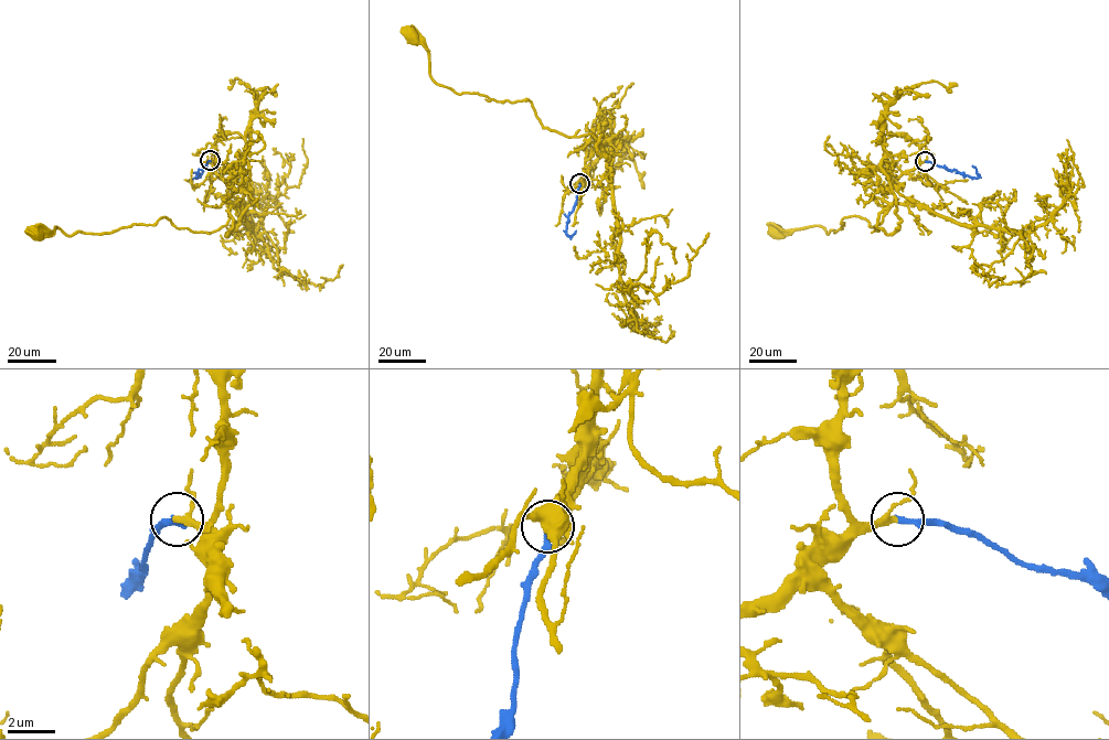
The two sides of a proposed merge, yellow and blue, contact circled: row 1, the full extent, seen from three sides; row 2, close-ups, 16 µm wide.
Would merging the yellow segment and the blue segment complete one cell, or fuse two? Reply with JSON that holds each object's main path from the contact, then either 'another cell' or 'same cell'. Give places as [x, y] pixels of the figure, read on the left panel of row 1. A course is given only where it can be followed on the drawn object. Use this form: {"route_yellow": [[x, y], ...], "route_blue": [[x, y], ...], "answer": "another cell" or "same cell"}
{"route_yellow": [[210, 160], [231, 204], [228, 222], [211, 232], [166, 216], [110, 233], [36, 235]], "route_blue": [[210, 160], [196, 178], [206, 165]], "answer": "same cell"}

